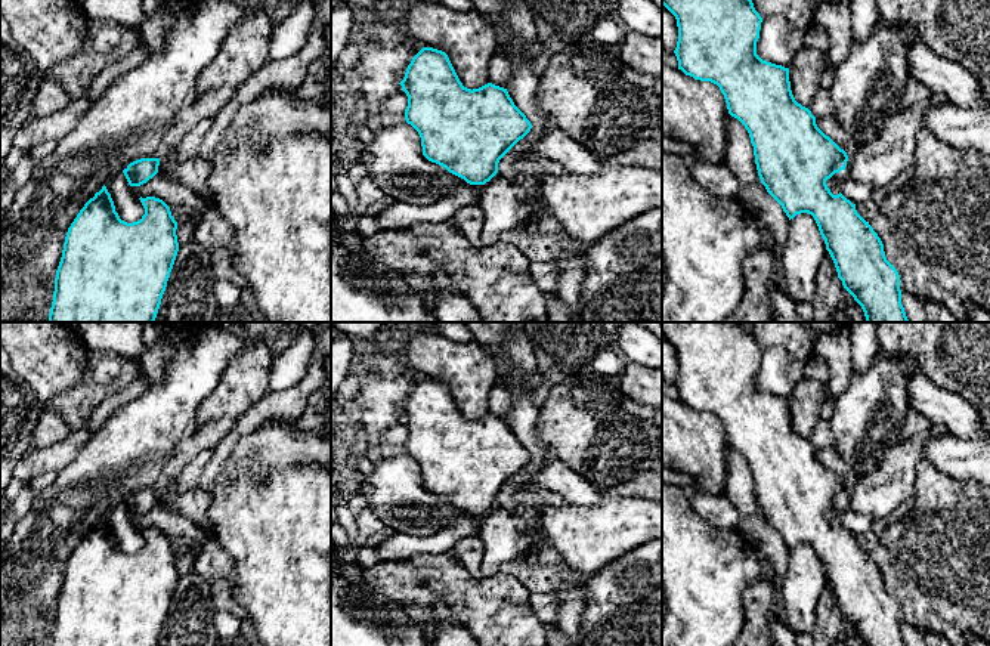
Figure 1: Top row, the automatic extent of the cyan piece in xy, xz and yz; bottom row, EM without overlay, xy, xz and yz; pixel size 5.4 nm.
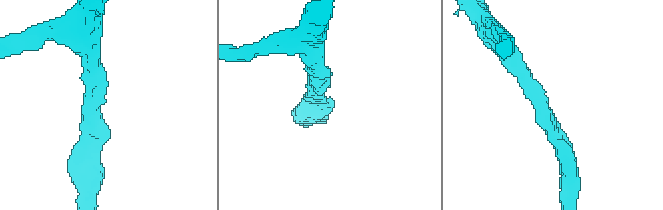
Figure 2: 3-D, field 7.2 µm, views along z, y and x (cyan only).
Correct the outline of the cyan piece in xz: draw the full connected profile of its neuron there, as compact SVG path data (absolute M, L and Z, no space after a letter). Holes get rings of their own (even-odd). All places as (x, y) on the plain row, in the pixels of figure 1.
M423 378L399 415L408 427L405 451L418 463L423 486L470 516L489 513L498 504L499 491L532 460L507 420L492 414L473 421L464 418L442 381Z

